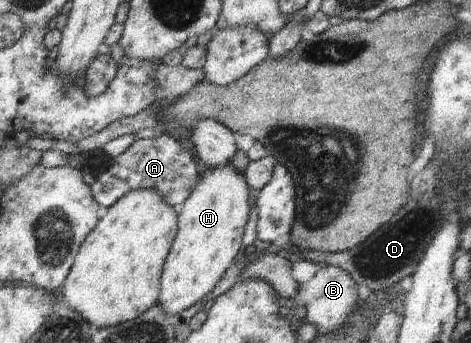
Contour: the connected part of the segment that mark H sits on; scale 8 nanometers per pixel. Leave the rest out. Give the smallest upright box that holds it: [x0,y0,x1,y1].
[159,164,253,314]

